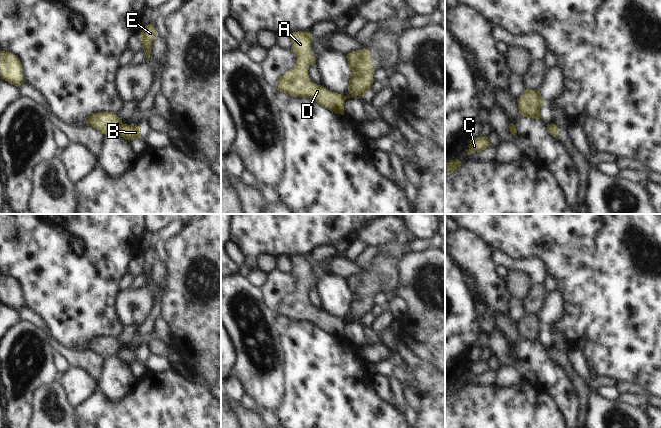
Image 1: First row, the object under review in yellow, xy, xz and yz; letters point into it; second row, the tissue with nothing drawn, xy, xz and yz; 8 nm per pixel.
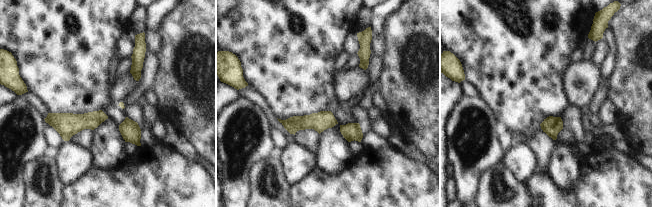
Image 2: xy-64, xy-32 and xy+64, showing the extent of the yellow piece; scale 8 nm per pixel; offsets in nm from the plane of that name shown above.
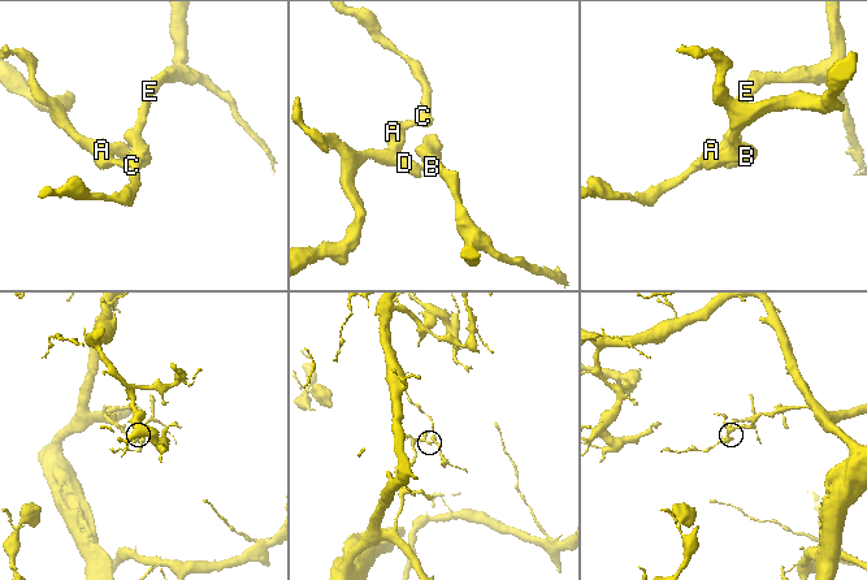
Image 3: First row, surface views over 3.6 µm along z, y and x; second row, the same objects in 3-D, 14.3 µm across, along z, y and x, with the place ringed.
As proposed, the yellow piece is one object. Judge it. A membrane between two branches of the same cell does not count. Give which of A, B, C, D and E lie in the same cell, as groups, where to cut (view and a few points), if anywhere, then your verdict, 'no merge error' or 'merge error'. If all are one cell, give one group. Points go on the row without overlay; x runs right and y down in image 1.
groups A C D / B E; cut xy (122, 347), (117, 354); merge error

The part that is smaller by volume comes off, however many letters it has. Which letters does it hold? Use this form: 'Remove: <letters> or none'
Remove: B, E

